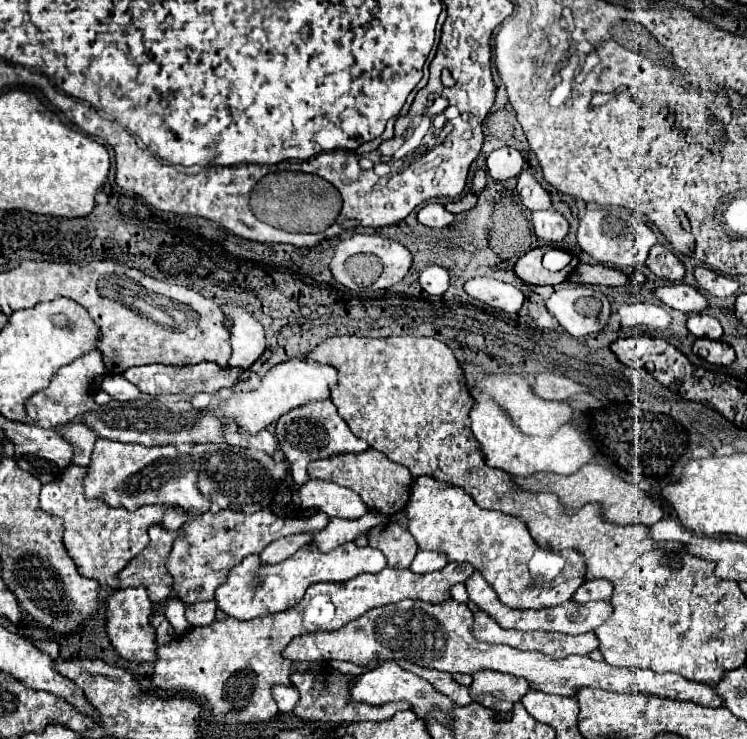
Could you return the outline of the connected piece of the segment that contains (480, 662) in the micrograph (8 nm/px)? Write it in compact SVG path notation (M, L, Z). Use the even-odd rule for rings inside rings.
M450 599L448 603L422 603L422 601L398 601L394 605L384 605L368 611L360 619L346 623L338 631L316 631L294 637L282 651L290 661L324 661L342 659L356 665L370 665L374 661L406 659L414 665L446 671L446 673L476 673L480 669L494 669L508 675L524 677L530 681L532 689L574 697L582 687L598 687L616 693L652 693L664 699L692 701L702 707L724 707L724 699L714 687L704 683L694 683L678 673L656 673L650 669L630 669L612 667L606 661L594 661L588 655L568 655L564 659L554 659L538 651L522 651L508 645L494 645L474 639L472 633L474 615L464 603Z

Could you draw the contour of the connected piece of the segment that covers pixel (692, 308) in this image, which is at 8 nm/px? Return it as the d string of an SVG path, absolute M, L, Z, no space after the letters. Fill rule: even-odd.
M674 283L674 285L666 285L666 287L658 287L654 291L654 297L660 303L668 305L670 309L682 311L686 315L698 313L704 307L708 307L708 299L700 291L696 291L694 287L684 285L684 283Z

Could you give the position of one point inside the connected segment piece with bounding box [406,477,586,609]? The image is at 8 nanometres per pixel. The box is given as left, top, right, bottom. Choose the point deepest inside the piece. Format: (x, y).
(443, 517)

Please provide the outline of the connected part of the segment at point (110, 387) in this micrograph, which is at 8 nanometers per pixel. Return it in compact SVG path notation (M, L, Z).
M108 375L102 383L102 391L106 391L110 397L114 397L118 401L132 401L132 399L140 397L138 387L120 375Z

